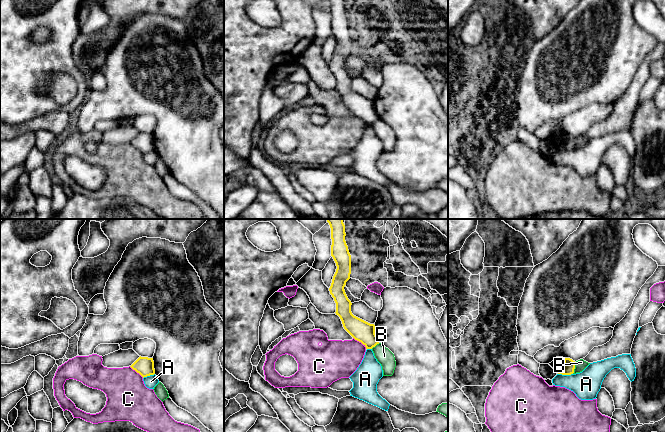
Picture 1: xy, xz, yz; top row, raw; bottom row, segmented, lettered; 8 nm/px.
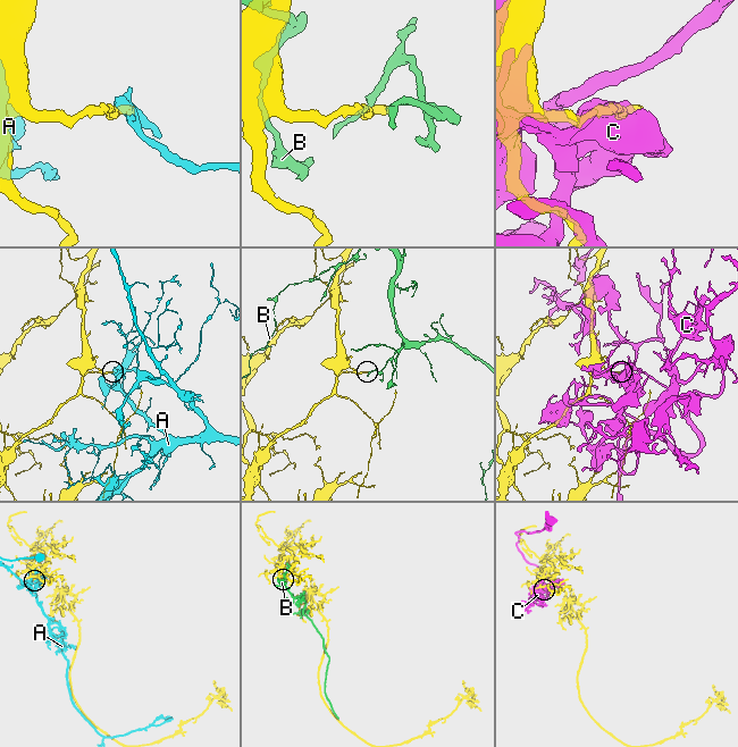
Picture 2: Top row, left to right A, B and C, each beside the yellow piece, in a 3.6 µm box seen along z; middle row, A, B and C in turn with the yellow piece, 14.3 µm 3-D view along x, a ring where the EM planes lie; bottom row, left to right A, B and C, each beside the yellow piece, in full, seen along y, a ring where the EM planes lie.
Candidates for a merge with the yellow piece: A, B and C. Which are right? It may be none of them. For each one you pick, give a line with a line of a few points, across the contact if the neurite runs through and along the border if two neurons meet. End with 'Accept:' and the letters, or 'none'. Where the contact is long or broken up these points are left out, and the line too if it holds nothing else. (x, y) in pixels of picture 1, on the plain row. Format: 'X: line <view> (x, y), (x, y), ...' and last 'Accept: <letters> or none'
Accept: none

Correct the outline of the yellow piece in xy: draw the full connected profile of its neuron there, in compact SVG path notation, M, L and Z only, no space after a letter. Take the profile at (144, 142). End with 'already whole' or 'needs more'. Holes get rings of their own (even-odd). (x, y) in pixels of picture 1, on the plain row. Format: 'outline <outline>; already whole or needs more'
outline M140 132L130 143L143 154L155 150L153 134Z; already whole

